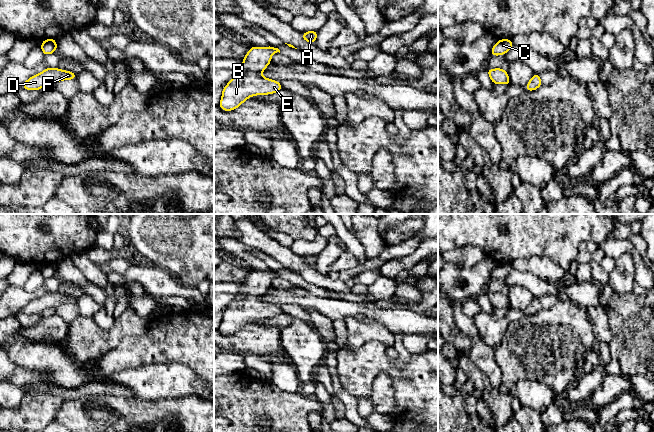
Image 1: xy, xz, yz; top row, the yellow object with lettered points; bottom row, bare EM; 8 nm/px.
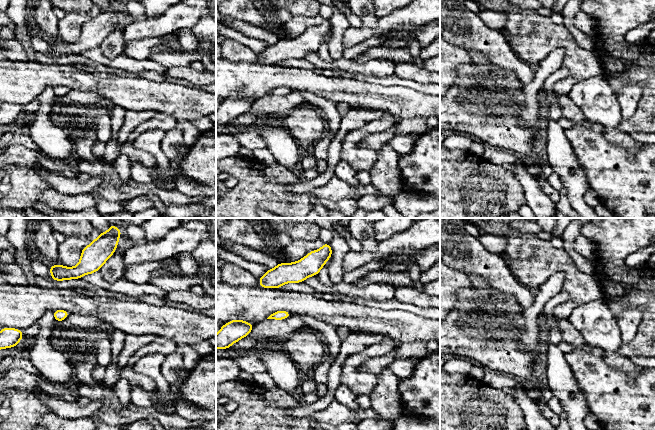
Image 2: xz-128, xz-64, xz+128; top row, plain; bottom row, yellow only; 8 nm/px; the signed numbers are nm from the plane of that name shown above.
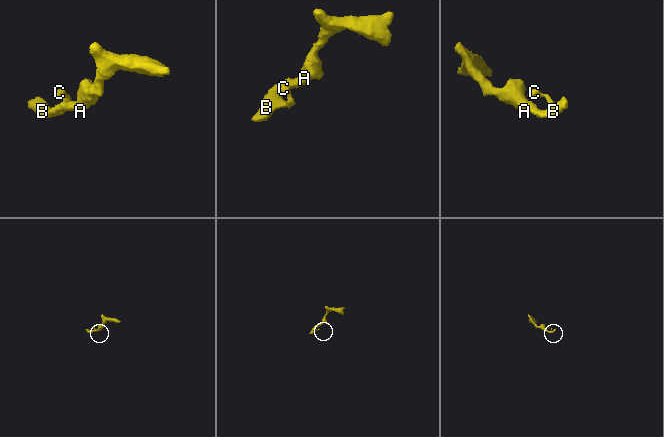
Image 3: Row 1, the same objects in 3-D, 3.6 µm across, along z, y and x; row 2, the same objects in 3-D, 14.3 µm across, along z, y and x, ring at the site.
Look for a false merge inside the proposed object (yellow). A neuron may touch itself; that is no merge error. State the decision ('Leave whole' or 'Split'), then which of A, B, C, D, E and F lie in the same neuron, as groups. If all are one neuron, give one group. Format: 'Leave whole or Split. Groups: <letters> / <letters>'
Leave whole. Groups: A B C D E F

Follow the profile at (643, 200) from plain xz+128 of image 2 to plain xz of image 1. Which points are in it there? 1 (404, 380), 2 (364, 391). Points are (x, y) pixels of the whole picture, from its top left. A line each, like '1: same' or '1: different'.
1: same
2: same

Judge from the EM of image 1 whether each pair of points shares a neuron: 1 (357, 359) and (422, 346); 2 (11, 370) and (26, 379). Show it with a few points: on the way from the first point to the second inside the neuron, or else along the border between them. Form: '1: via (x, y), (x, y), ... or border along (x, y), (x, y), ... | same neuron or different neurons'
1: border along (427, 350), (410, 355) | different neurons
2: via (15, 373), (22, 377) | same neuron

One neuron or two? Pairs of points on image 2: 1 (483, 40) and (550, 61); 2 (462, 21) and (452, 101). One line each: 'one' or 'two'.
1: two
2: two

